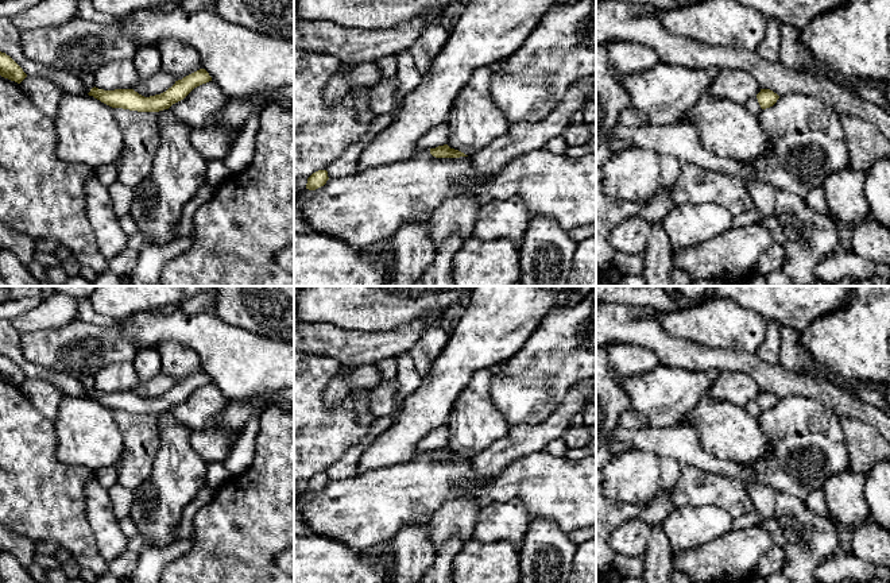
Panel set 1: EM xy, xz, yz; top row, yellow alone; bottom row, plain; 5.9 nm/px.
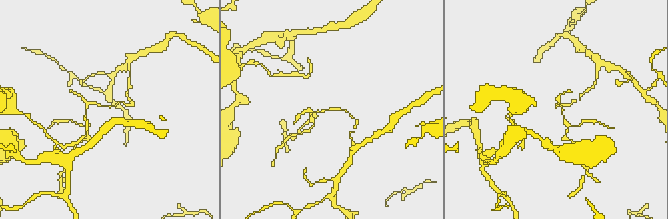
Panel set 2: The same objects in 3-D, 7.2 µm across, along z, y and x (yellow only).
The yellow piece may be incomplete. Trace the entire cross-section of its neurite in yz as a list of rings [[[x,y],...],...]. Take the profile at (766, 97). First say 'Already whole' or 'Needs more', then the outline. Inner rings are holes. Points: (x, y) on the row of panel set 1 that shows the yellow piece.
Already whole. [[[761,89],[761,92],[756,94],[756,99],[761,108],[766,109],[773,107],[779,99],[779,96],[770,89]]]

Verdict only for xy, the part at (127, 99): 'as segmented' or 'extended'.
as segmented

